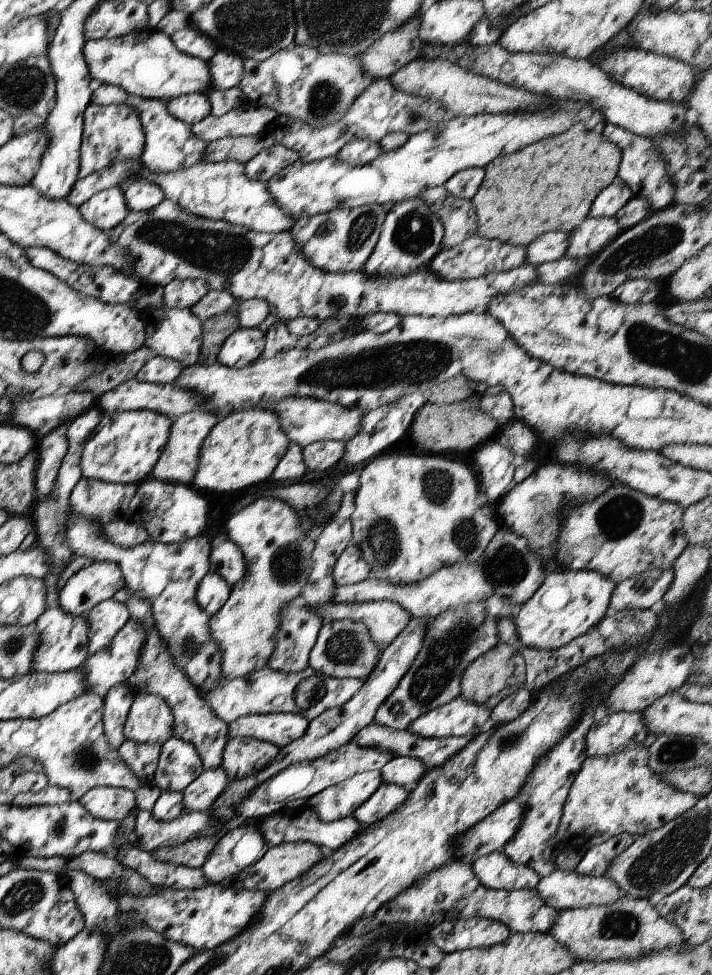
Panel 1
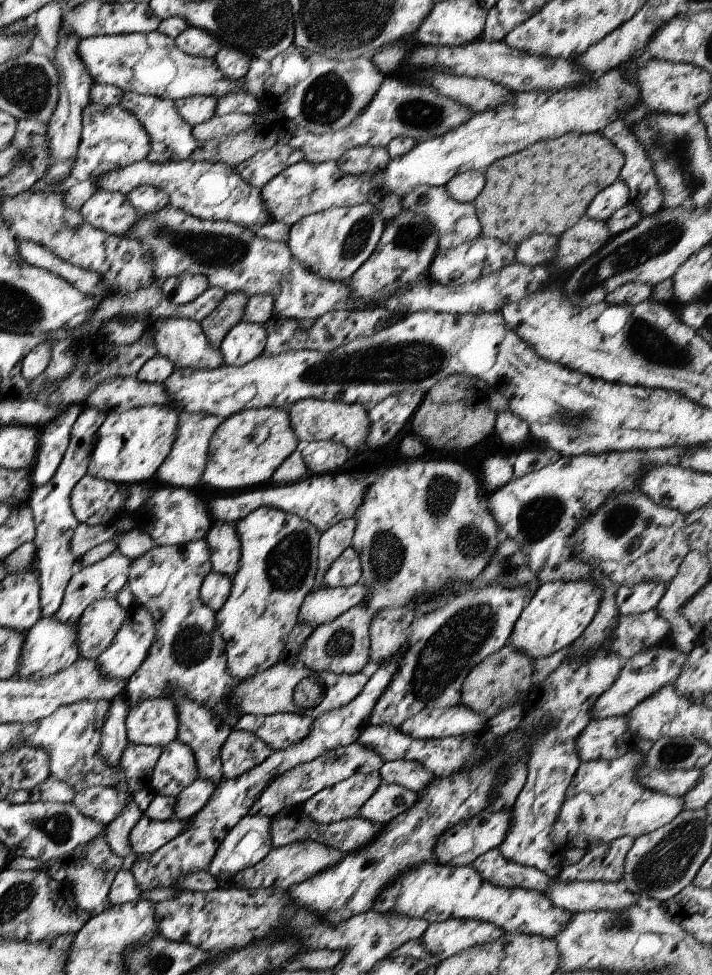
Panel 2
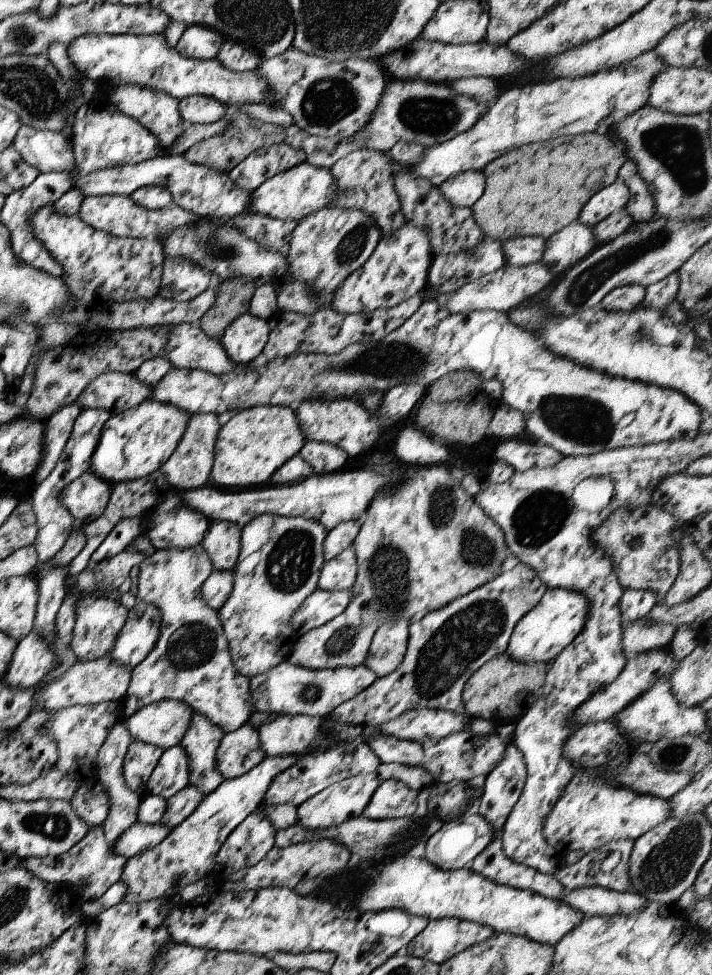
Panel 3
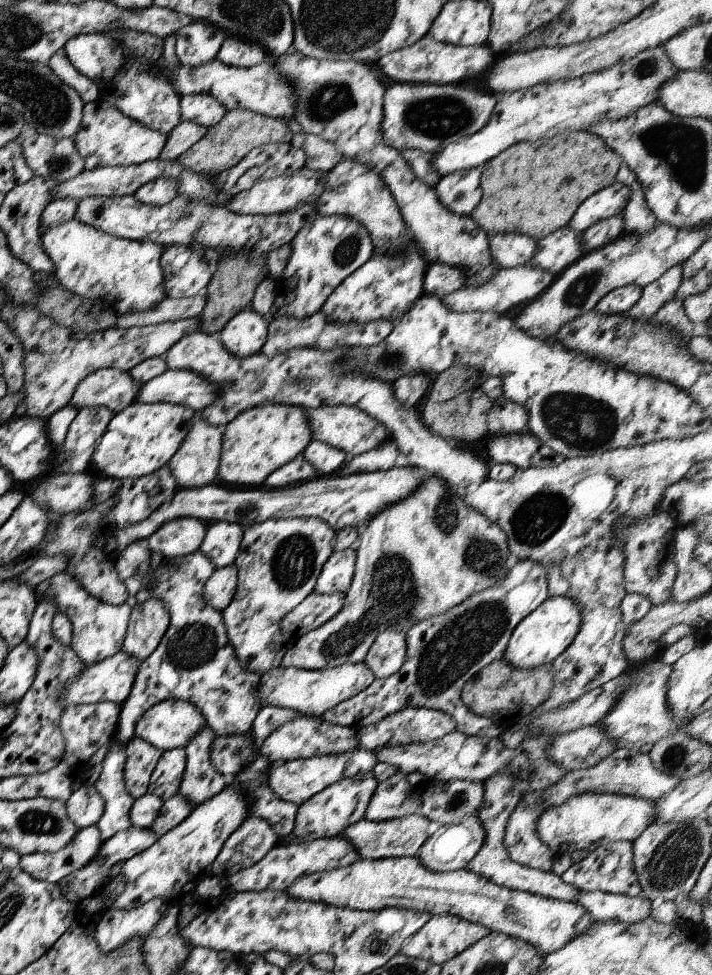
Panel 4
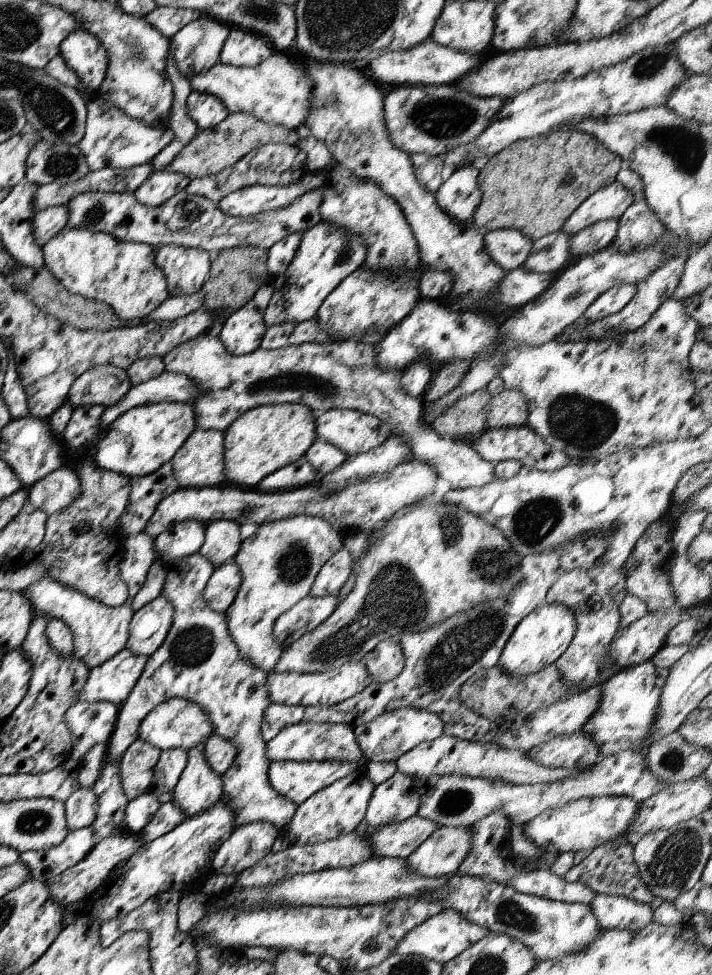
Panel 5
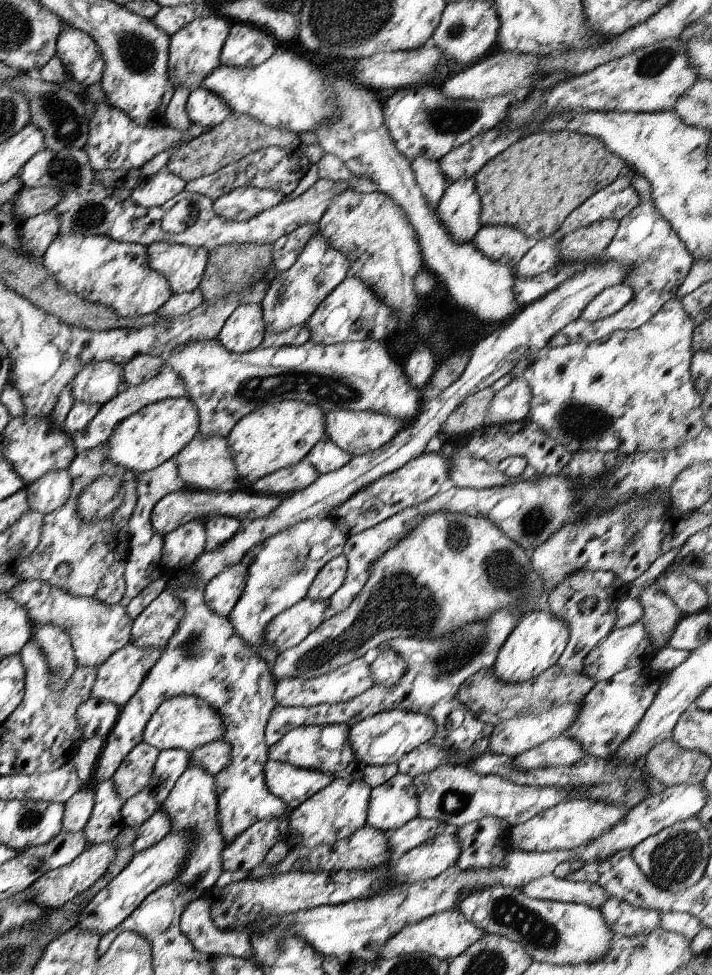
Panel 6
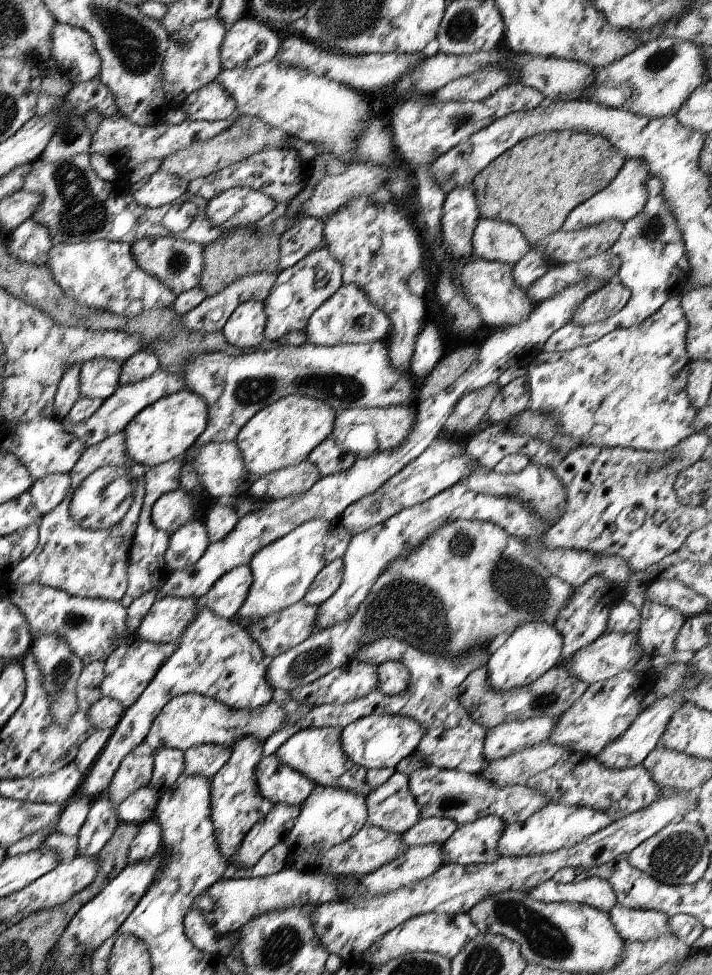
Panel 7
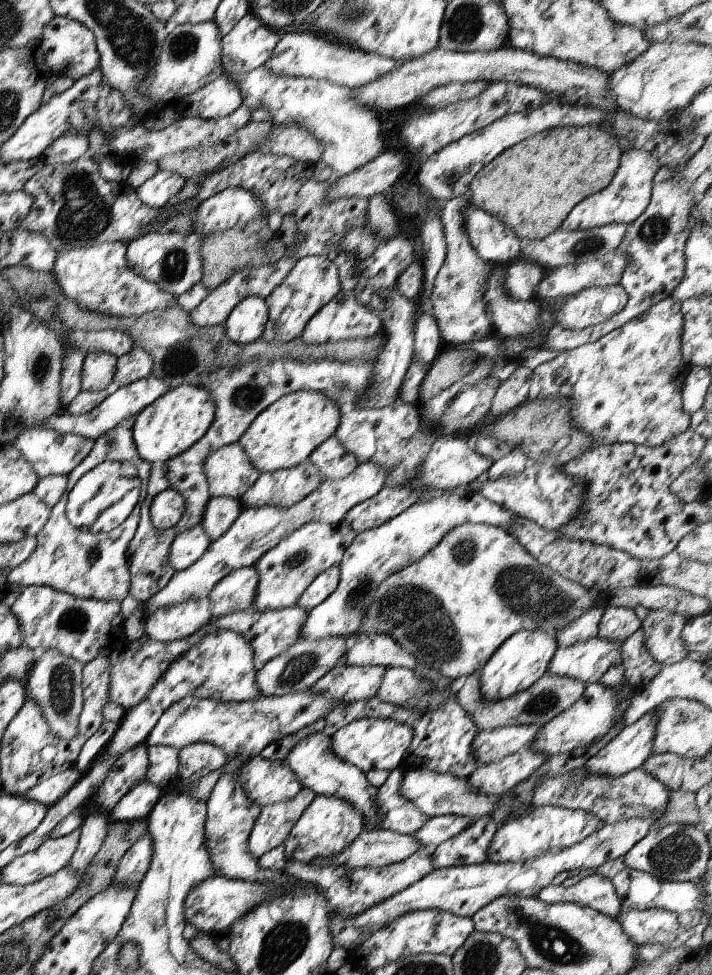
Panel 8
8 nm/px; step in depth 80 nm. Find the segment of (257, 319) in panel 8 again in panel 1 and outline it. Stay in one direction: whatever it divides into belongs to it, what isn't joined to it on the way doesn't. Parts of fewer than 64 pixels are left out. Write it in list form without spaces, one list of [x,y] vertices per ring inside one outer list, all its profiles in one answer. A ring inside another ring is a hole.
[[[237,328],[221,344],[216,362],[227,368],[245,368],[263,351],[264,334],[255,328]]]

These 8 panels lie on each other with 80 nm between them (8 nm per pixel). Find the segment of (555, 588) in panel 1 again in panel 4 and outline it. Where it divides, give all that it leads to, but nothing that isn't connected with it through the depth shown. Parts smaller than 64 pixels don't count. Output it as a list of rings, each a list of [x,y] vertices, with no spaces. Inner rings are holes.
[[[546,597],[535,610],[522,618],[512,630],[502,658],[514,669],[536,669],[551,663],[571,644],[582,616],[573,601],[565,597]]]

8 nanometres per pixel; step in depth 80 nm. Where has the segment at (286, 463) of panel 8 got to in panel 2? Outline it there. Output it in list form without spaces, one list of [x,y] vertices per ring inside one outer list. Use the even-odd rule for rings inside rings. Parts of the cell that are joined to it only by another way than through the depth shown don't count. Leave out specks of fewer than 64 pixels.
[[[243,409],[221,421],[213,430],[207,446],[205,467],[201,474],[200,488],[209,486],[213,492],[235,493],[270,483],[273,471],[295,450],[297,438],[289,426],[286,409]],[[265,428],[267,438],[259,444],[253,442],[255,430]]]

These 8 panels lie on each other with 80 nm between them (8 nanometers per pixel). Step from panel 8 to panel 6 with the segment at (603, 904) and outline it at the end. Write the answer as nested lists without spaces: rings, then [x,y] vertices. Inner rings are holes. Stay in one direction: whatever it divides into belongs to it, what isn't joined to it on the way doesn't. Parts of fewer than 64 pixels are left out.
[[[551,873],[528,882],[519,890],[530,899],[583,903],[598,909],[607,898],[603,886],[591,881],[558,879]]]

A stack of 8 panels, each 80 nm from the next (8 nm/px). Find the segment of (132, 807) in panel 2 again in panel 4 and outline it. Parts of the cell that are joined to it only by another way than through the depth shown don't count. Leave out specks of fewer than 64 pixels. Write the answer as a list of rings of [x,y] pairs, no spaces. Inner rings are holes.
[[[116,739],[106,744],[106,753],[101,761],[100,773],[94,782],[94,789],[103,801],[103,812],[94,824],[102,841],[113,836],[117,831],[131,826],[128,808],[133,799],[126,792],[122,777],[124,763],[124,746]]]

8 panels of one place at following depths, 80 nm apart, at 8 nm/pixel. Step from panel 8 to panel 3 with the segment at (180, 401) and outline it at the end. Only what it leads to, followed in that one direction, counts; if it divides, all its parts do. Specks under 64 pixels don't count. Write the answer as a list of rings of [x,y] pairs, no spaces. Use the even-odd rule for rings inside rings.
[[[142,400],[137,406],[103,423],[95,450],[90,458],[89,471],[107,484],[135,480],[155,472],[168,460],[182,437],[190,415],[176,406]]]

